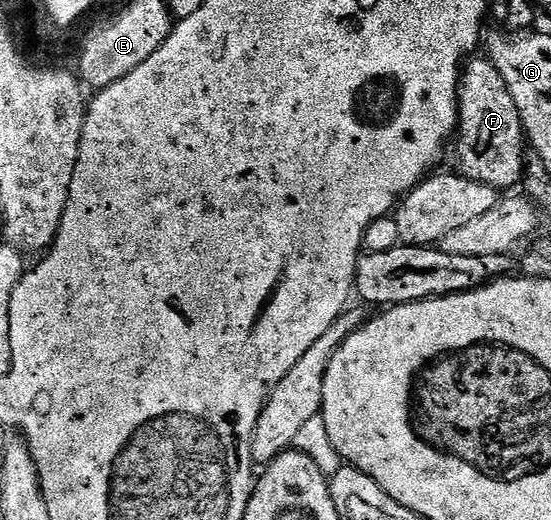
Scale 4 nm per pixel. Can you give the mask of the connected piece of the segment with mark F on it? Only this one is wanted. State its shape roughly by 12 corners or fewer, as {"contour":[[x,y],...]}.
{"contour":[[488,57],[463,66],[460,173],[509,192],[527,139]]}

